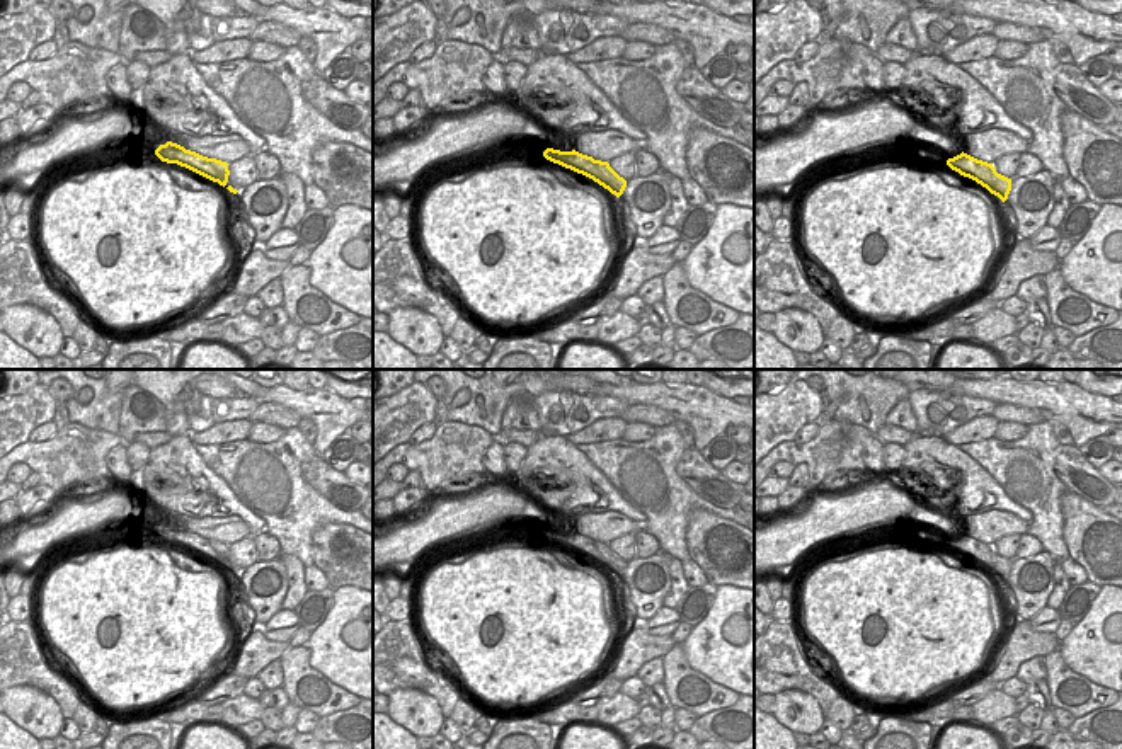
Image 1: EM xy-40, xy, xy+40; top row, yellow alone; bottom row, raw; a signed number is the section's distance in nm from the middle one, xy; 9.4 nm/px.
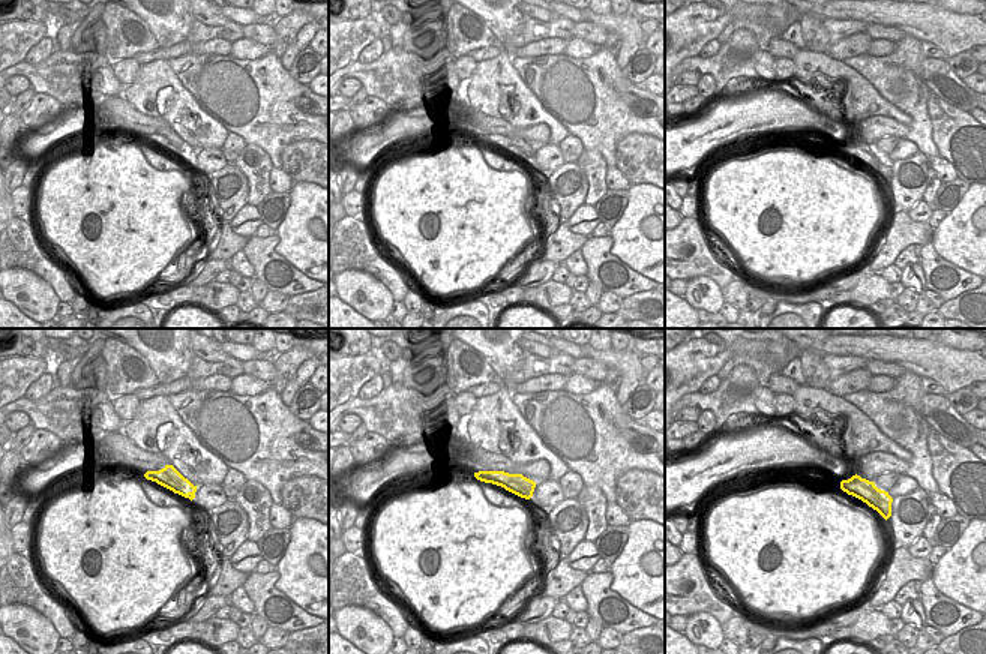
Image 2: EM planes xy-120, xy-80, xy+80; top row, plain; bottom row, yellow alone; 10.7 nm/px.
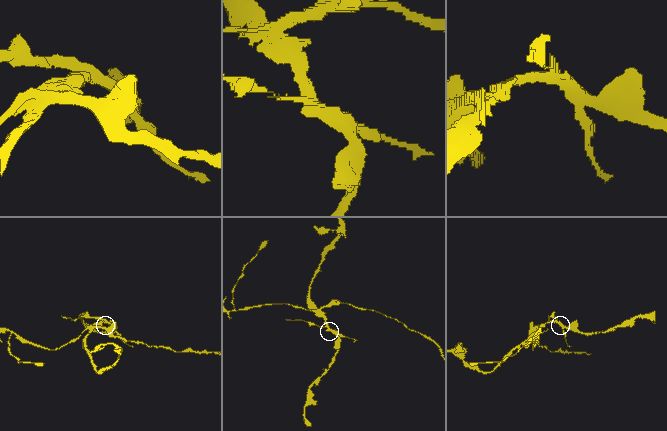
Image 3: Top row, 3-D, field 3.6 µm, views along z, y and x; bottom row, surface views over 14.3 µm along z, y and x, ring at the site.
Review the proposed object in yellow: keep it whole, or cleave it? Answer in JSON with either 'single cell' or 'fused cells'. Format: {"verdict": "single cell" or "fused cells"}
{"verdict": "fused cells"}

